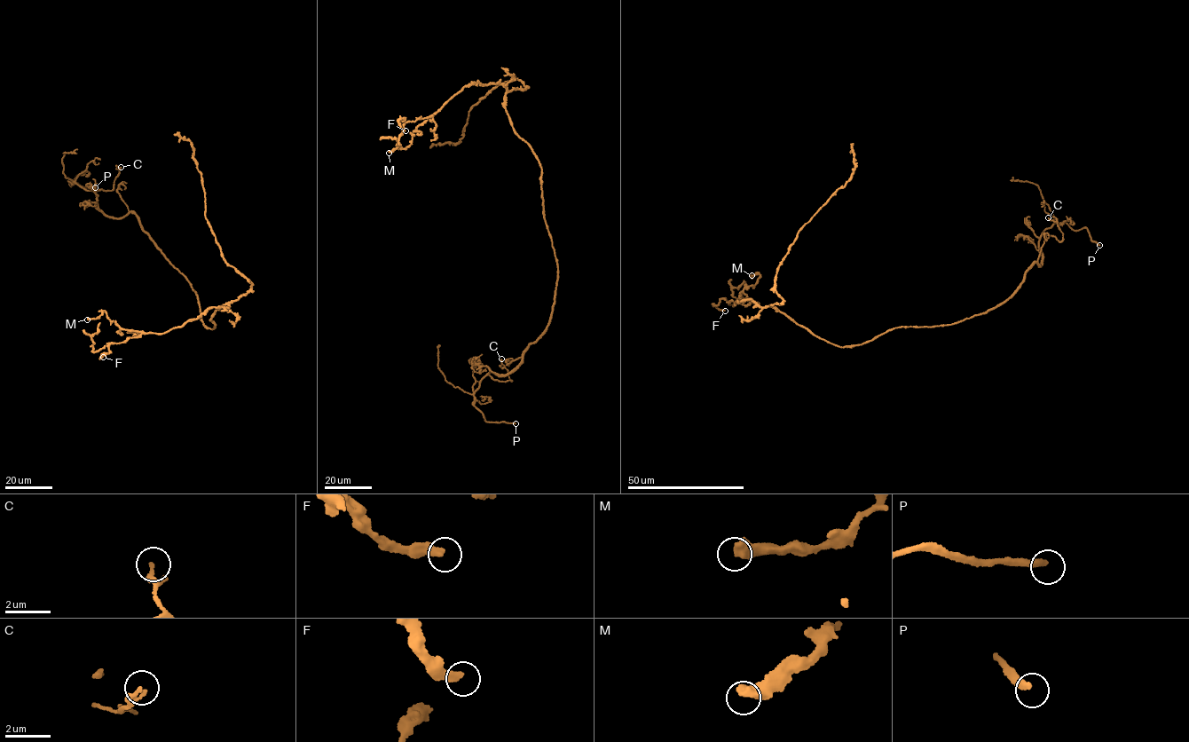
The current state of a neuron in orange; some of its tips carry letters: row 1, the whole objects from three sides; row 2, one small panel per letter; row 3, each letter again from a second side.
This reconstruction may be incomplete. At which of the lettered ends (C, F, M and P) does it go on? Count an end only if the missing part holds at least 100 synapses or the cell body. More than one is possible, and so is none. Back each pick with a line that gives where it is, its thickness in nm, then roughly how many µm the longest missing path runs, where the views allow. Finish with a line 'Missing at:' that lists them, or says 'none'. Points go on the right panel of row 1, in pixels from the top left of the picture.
P: at (1099, 245); 320 nm thick; about 20 µm are missing
Missing at: P

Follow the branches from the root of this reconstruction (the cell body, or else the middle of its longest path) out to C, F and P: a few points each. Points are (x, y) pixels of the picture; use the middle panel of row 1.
C: (542, 203), (558, 271), (551, 319), (518, 366), (505, 374), (488, 374), (511, 381), (501, 359)
F: (542, 203), (540, 163), (514, 130), (501, 84), (465, 85), (431, 116), (400, 119), (405, 130)
P: (542, 203), (558, 271), (549, 323), (518, 366), (503, 374), (491, 371), (474, 395), (487, 422), (515, 423)

